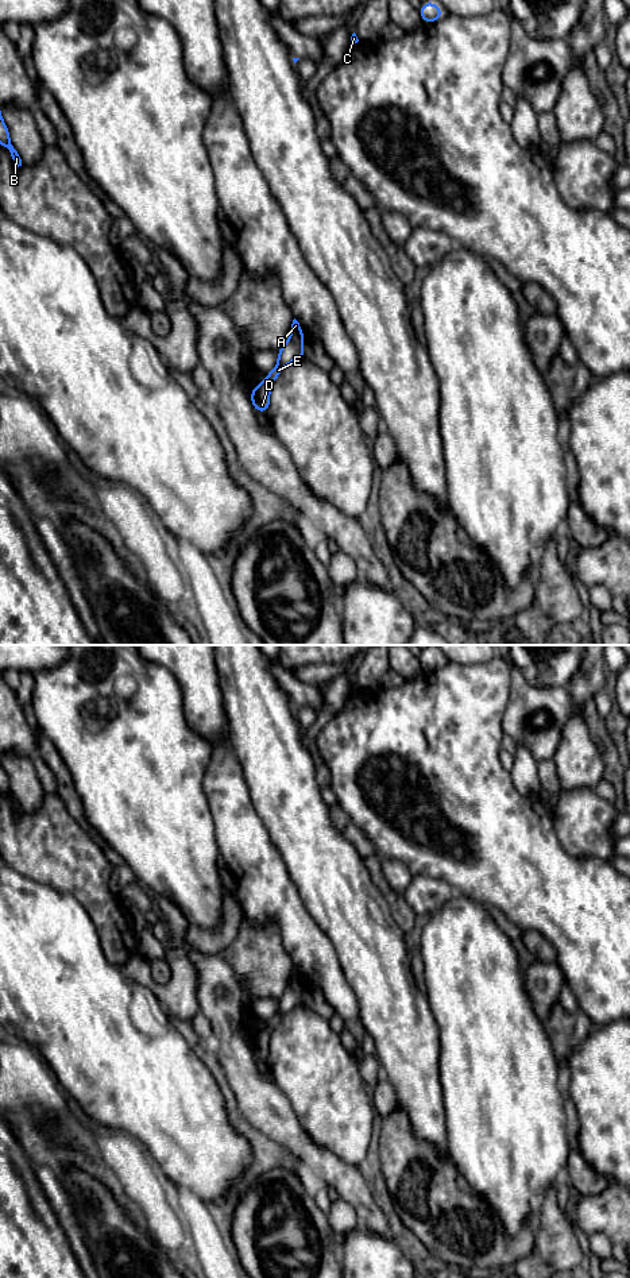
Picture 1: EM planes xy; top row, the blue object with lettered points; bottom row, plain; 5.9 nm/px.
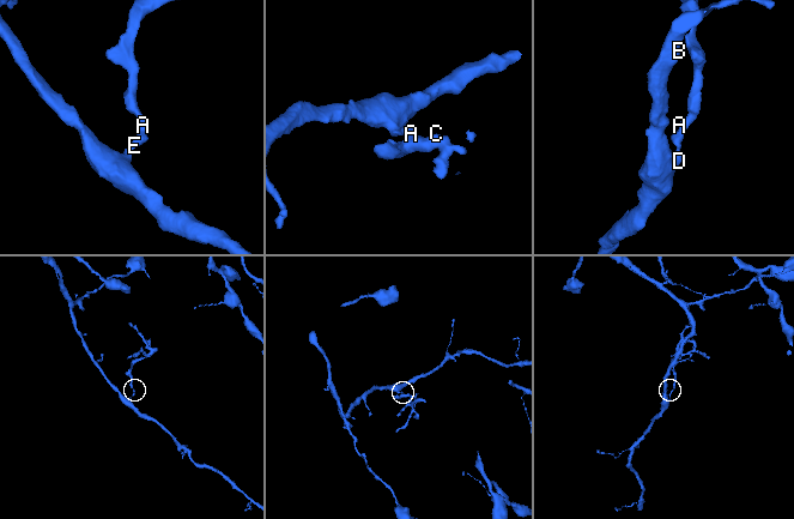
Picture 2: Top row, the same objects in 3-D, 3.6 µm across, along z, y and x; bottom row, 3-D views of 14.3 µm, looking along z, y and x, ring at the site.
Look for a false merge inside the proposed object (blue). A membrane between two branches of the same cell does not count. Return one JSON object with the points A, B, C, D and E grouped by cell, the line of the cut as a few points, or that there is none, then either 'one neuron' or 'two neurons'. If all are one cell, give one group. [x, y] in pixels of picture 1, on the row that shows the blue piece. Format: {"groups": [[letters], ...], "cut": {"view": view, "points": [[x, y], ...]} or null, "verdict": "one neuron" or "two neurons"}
{"groups": [["A", "C"], ["B", "D", "E"]], "cut": {"view": "xy", "points": [[290, 338], [301, 340]]}, "verdict": "two neurons"}

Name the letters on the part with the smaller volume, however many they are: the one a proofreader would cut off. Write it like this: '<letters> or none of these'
A, C

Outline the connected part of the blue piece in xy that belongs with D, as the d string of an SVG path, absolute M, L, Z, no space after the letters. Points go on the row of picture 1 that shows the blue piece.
M287 339L283 347L278 351L277 366L270 372L267 372L266 379L262 381L250 393L255 412L268 413L270 390L273 382L279 377L279 374L287 364L293 363L299 358L305 358L302 340Z

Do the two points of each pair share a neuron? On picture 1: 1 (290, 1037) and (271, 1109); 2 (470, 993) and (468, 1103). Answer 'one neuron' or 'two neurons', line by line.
1: two neurons
2: one neuron

